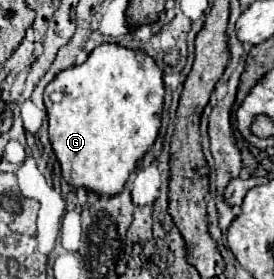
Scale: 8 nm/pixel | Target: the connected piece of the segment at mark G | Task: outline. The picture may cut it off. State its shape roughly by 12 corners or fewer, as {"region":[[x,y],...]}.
{"region":[[102,42],[44,90],[64,180],[122,192],[154,144],[162,68]]}

